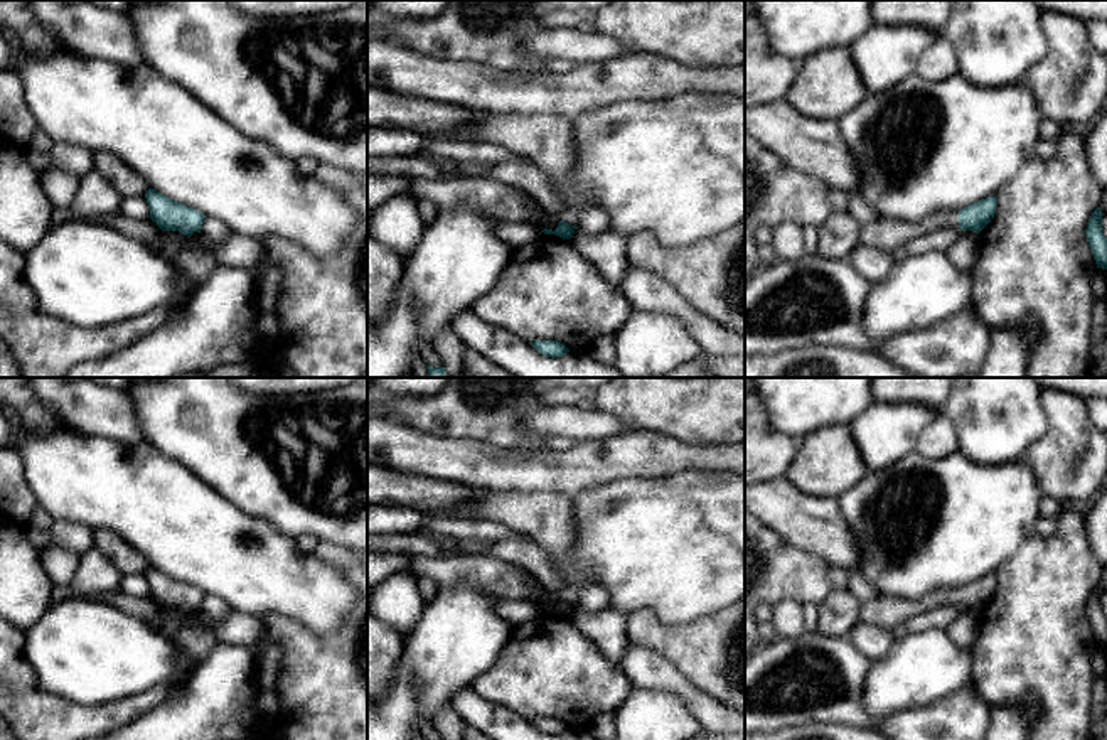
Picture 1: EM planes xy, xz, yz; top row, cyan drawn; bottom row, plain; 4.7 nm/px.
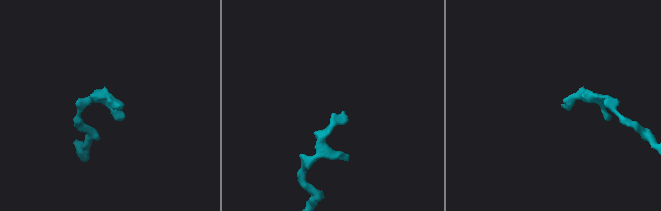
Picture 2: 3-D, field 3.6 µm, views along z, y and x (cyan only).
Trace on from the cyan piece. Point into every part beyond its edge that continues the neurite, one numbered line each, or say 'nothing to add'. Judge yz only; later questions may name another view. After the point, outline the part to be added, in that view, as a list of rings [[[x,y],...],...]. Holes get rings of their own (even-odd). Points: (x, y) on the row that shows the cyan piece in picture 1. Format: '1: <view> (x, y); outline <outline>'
1: yz (887, 235); outline [[[939,211],[922,221],[876,219],[861,224],[859,241],[891,255],[912,239],[942,228],[959,228],[959,211]]]

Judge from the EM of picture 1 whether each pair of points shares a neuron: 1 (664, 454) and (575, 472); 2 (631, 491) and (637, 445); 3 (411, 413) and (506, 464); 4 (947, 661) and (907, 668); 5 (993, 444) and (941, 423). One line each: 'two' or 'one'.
1: one
2: two
3: two
4: one
5: two

